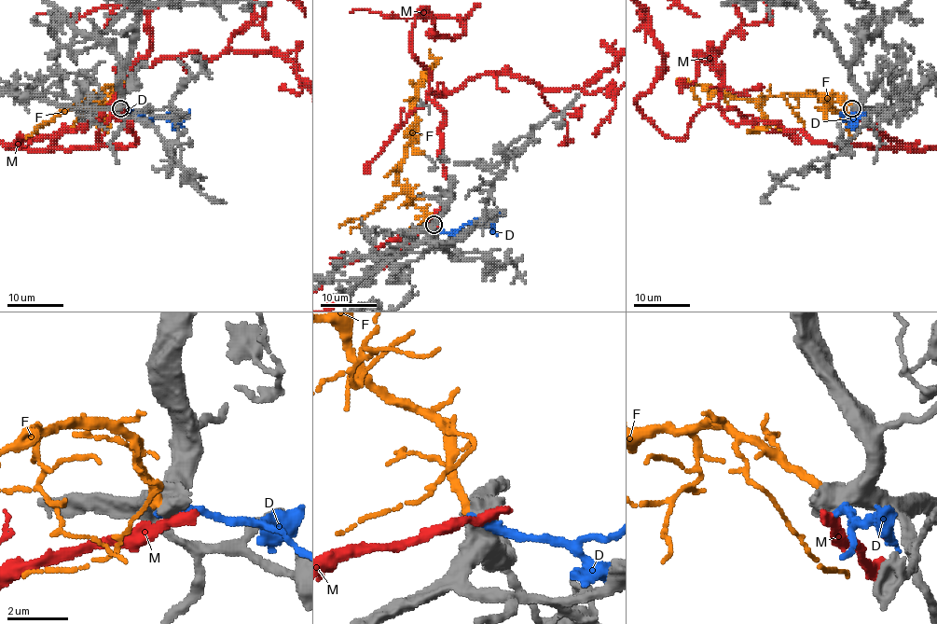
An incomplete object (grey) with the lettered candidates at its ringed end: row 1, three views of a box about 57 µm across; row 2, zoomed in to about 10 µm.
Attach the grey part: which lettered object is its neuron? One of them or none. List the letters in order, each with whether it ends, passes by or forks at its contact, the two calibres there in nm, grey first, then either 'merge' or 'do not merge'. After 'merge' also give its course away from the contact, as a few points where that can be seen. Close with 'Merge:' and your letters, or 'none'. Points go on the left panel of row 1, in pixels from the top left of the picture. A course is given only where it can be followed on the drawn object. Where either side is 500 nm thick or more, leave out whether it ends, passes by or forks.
D: calibres 900 and 360 nm; do not merge
F: calibres 800 and 280 nm; do not merge
M: calibres 800 and 420 nm; do not merge
Merge: none

